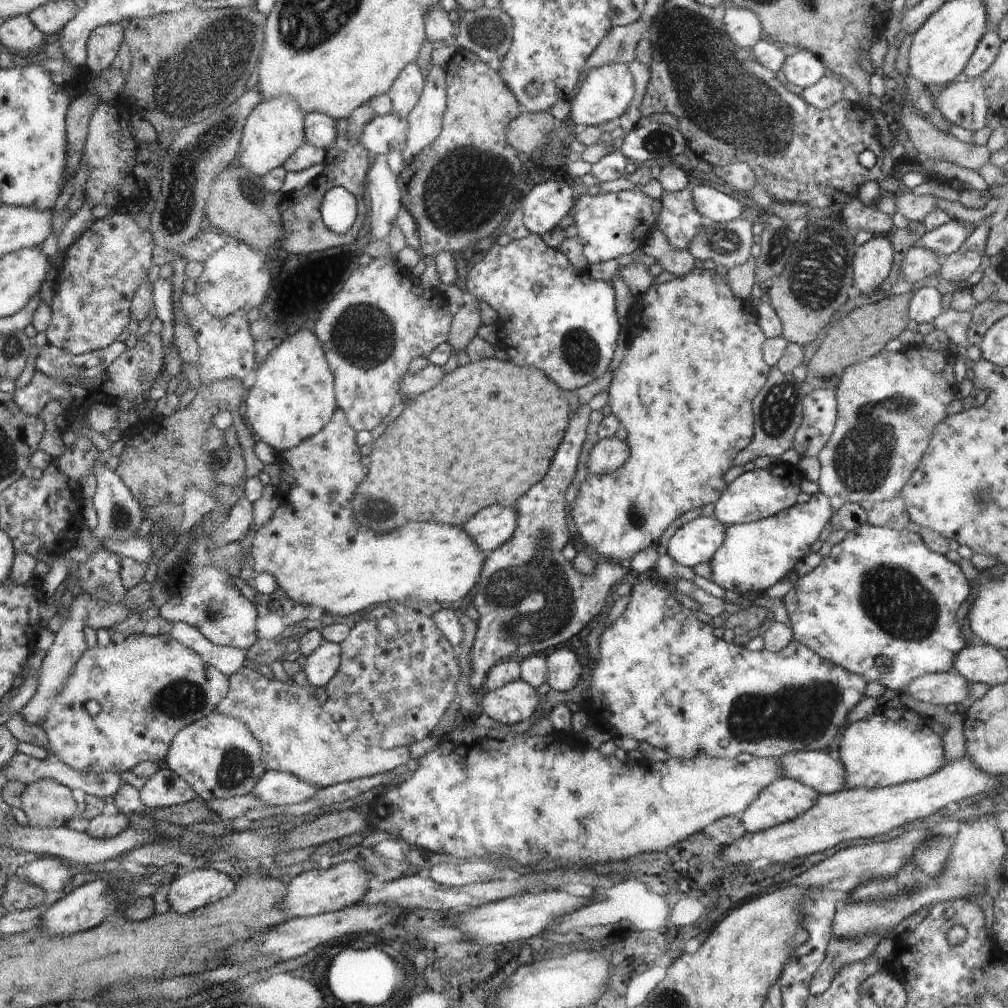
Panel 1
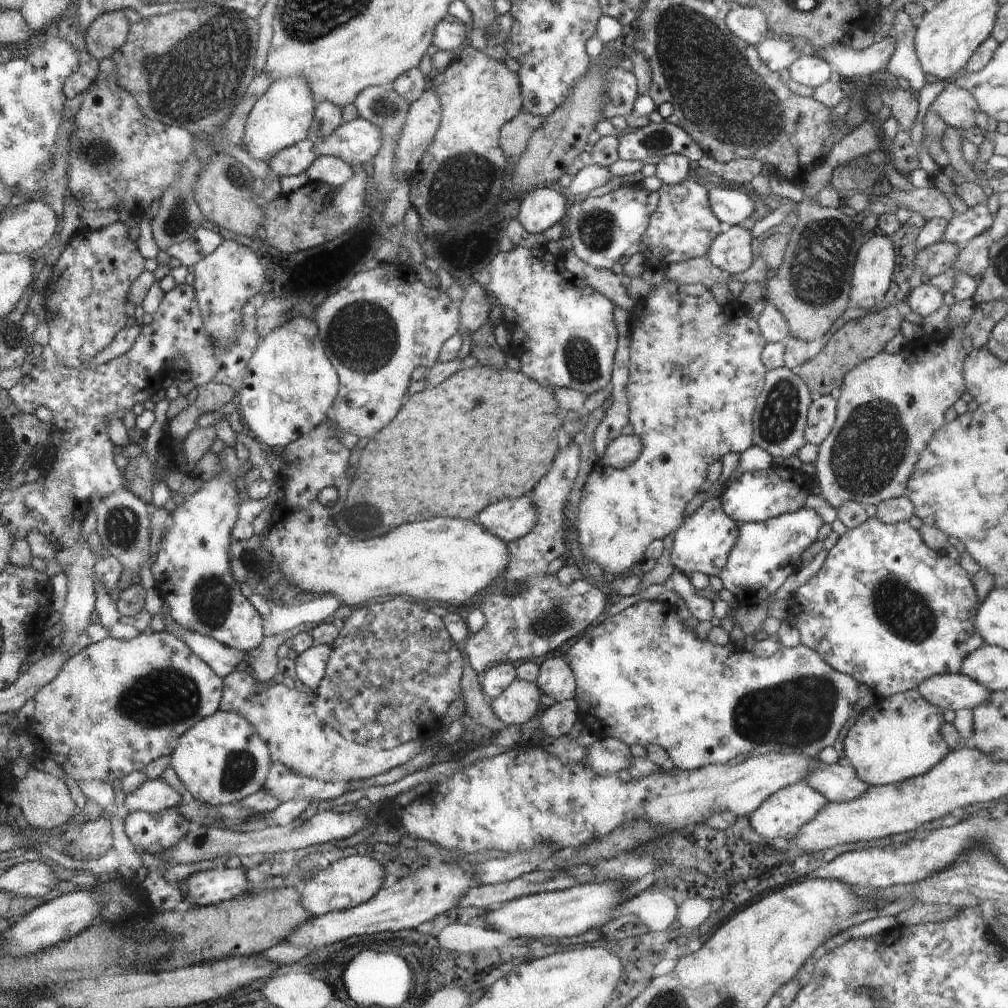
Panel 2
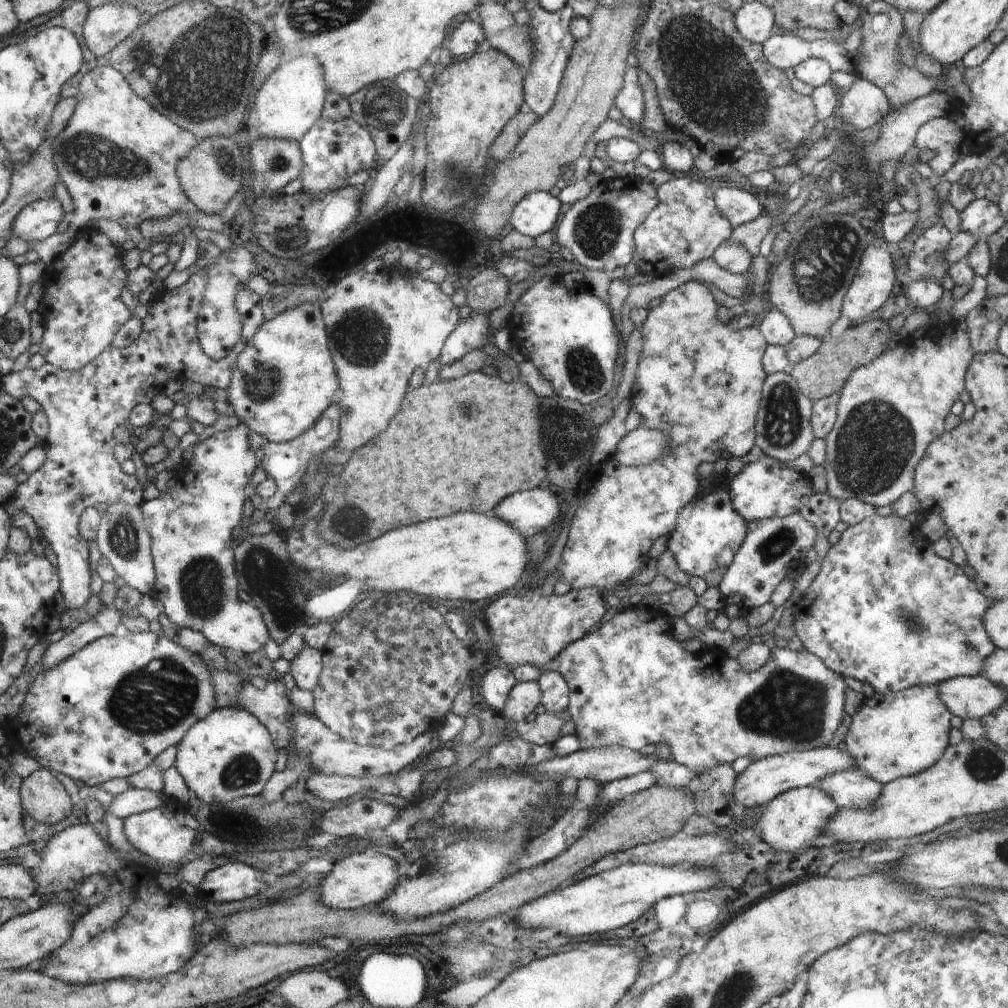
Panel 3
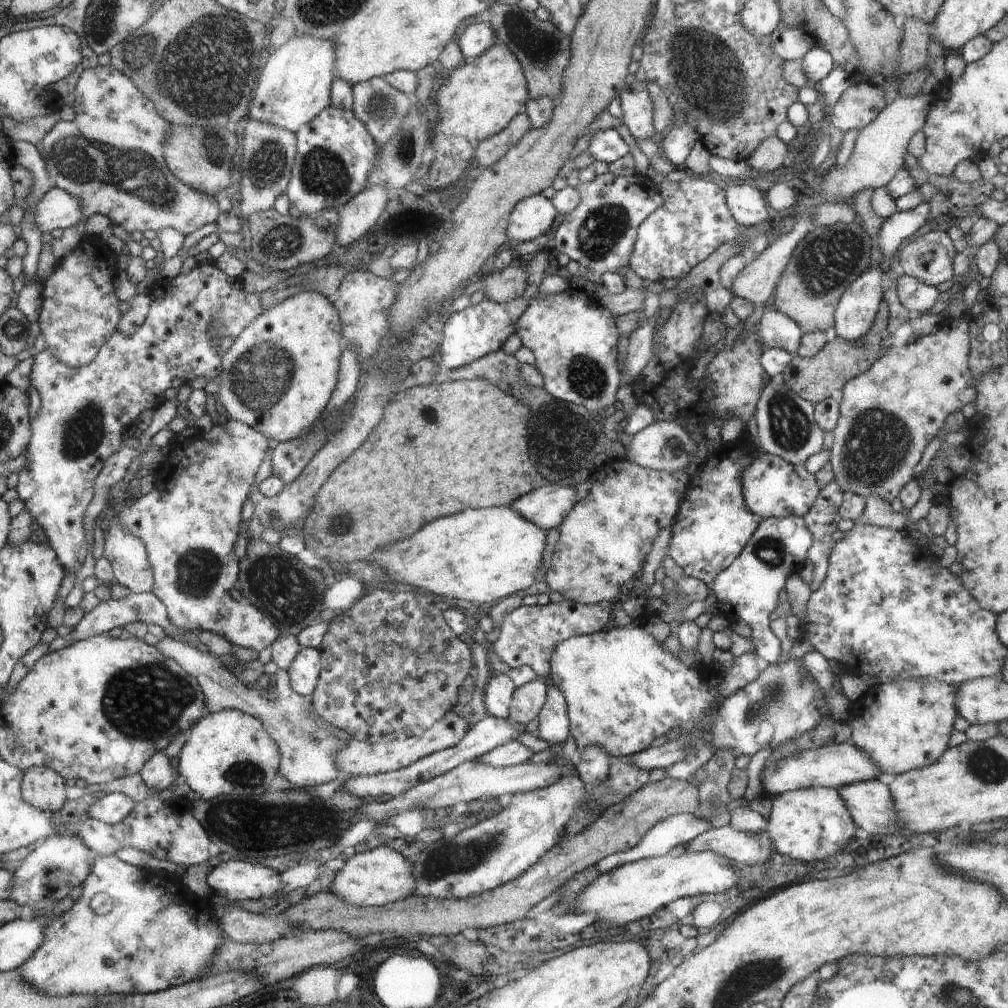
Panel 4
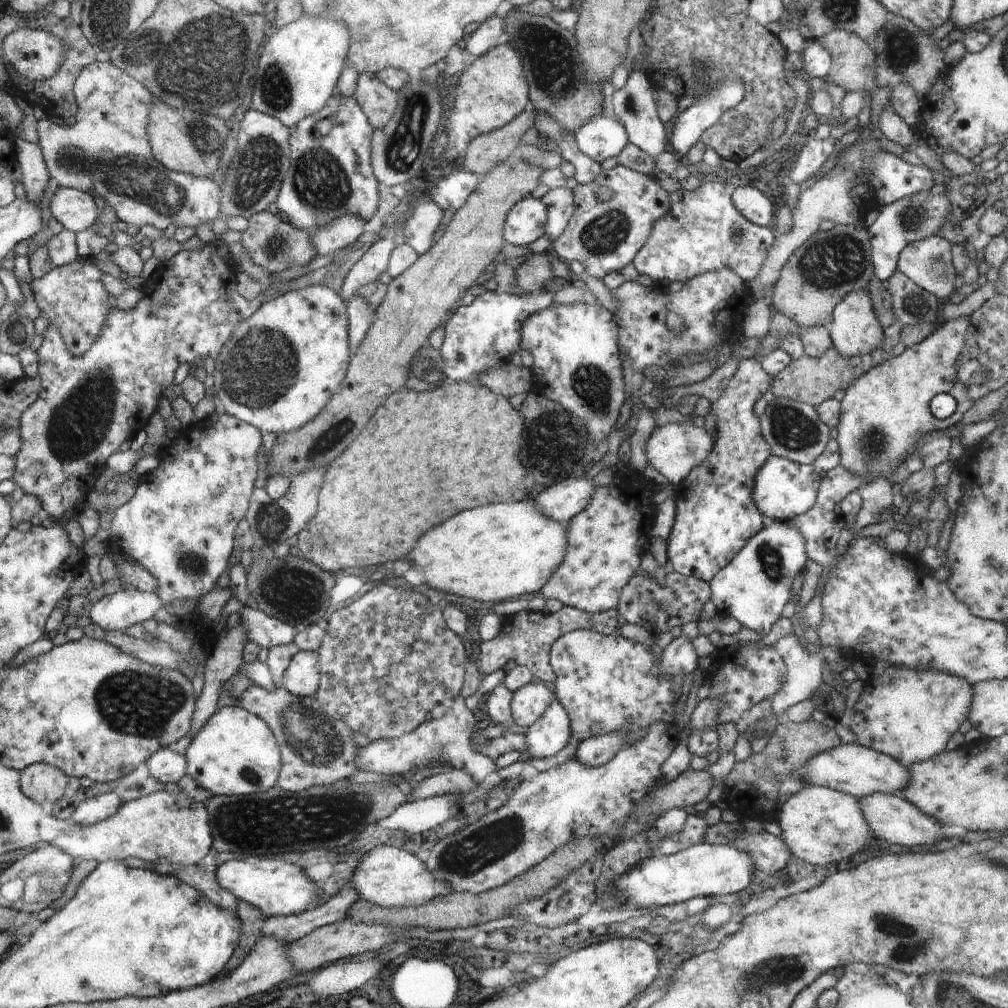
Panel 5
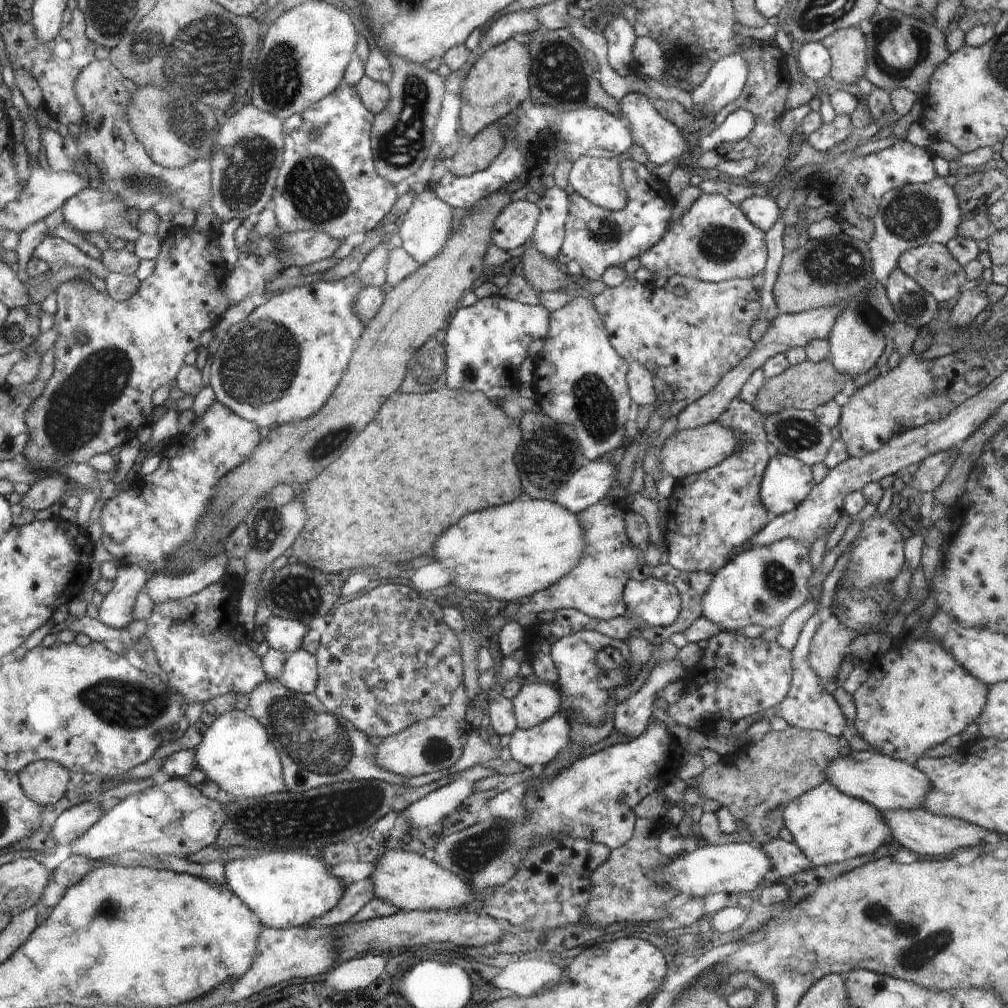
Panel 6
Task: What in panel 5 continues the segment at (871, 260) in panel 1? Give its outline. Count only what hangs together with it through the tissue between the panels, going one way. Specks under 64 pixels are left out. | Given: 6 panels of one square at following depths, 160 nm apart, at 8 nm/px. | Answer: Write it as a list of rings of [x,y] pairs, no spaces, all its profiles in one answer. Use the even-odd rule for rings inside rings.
[[[867,288],[849,292],[834,308],[827,331],[833,347],[845,357],[870,354],[882,345],[883,329],[877,319]]]

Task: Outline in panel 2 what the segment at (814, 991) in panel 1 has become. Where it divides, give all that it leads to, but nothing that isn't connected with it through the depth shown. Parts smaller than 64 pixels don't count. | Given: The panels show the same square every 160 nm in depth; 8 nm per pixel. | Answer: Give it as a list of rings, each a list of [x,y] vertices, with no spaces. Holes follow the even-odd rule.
[[[886,916],[876,917],[862,922],[861,924],[853,925],[843,931],[838,931],[836,935],[830,937],[823,945],[826,953],[831,953],[835,948],[846,944],[848,941],[867,939],[886,934],[891,928],[898,926],[897,917]]]

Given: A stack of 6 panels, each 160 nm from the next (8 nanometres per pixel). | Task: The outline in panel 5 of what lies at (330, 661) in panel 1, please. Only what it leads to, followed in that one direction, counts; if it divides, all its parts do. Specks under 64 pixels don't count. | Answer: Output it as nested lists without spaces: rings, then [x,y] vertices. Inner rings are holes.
[[[299,650],[284,672],[281,686],[293,695],[315,698],[320,676],[319,653]]]

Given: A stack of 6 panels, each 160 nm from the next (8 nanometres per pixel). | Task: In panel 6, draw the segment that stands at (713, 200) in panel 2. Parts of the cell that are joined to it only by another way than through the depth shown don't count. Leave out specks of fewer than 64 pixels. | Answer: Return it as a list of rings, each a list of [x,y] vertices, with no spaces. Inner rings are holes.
[[[749,196],[739,205],[747,215],[747,219],[766,233],[770,227],[775,226],[775,222],[781,214],[778,202],[767,196]]]

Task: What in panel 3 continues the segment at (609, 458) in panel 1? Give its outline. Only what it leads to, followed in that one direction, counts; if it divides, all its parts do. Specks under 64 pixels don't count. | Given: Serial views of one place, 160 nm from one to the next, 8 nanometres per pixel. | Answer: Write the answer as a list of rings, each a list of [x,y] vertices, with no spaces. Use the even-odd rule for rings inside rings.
[[[638,426],[619,440],[613,457],[621,465],[637,467],[662,456],[667,451],[668,443],[669,438],[663,432]]]

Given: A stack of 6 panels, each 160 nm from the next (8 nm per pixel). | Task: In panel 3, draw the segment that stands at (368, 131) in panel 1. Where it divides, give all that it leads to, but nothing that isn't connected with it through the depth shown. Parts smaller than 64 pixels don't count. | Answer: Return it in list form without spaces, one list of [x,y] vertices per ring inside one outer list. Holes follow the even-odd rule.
[[[348,117],[341,121],[319,119],[310,131],[299,140],[302,147],[303,170],[300,194],[311,197],[311,192],[331,191],[347,184],[347,178],[357,170],[367,170],[374,164],[374,138],[358,121]]]

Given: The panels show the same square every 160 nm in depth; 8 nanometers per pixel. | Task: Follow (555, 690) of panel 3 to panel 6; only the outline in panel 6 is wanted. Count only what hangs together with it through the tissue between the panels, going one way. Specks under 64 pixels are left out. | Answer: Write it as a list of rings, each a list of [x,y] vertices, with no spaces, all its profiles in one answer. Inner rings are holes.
[[[561,711],[529,729],[516,728],[508,745],[511,758],[524,766],[546,766],[569,744],[569,716]]]

